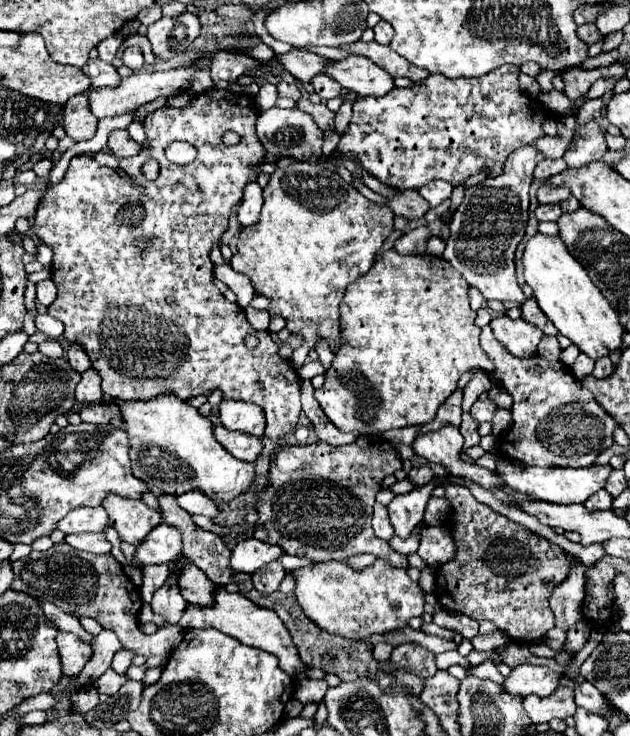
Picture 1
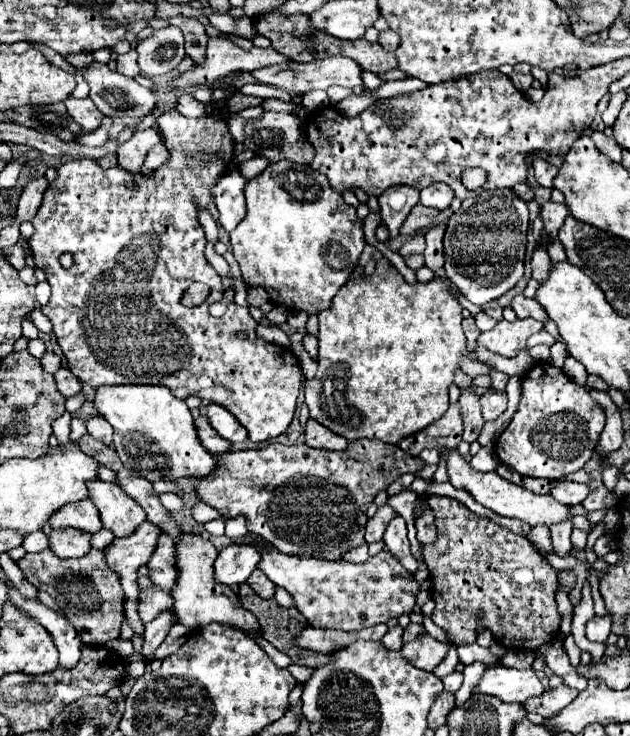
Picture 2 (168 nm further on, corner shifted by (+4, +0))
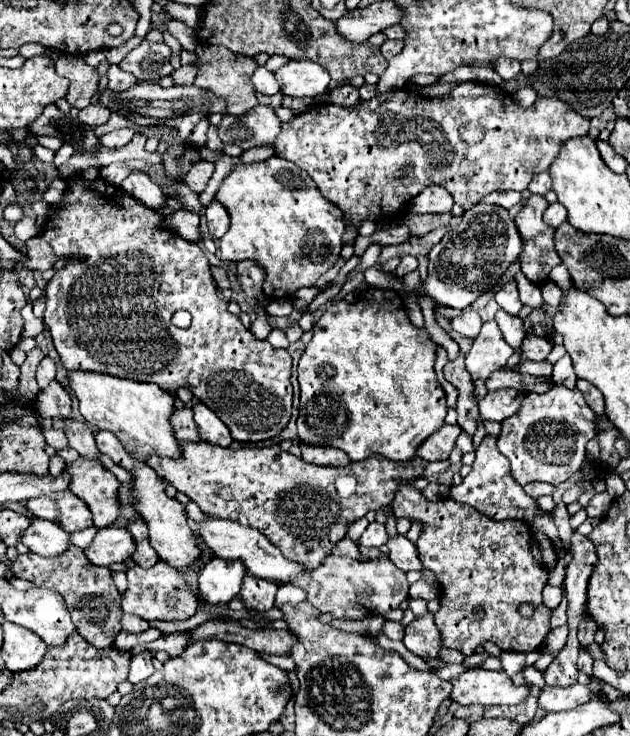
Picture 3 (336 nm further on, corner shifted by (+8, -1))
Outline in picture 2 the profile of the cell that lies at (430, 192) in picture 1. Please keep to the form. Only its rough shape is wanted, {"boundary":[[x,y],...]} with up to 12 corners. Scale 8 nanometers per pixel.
{"boundary":[[447,184],[421,190],[421,204],[445,210],[453,200]]}

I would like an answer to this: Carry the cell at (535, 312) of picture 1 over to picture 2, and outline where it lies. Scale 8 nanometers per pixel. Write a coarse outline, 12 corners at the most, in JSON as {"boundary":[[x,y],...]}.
{"boundary":[[523,294],[513,298],[517,318],[535,318],[547,324],[547,314]]}

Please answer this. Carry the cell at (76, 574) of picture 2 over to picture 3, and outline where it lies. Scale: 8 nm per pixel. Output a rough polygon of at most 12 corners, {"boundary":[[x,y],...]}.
{"boundary":[[71,545],[19,555],[13,575],[61,593],[95,647],[121,633],[121,595],[107,567]]}

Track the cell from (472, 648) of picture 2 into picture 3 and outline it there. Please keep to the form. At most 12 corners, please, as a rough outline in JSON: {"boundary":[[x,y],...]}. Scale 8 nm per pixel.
{"boundary":[[443,647],[439,659],[443,663],[463,663],[463,655]]}

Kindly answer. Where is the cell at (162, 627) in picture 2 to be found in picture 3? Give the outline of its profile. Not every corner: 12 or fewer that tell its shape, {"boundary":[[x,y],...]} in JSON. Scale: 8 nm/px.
{"boundary":[[149,651],[131,659],[127,681],[135,685],[155,671]]}

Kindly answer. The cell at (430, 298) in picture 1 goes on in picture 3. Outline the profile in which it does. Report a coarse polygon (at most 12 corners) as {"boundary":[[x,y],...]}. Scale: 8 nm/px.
{"boundary":[[403,301],[331,305],[297,441],[409,461],[447,415]]}

